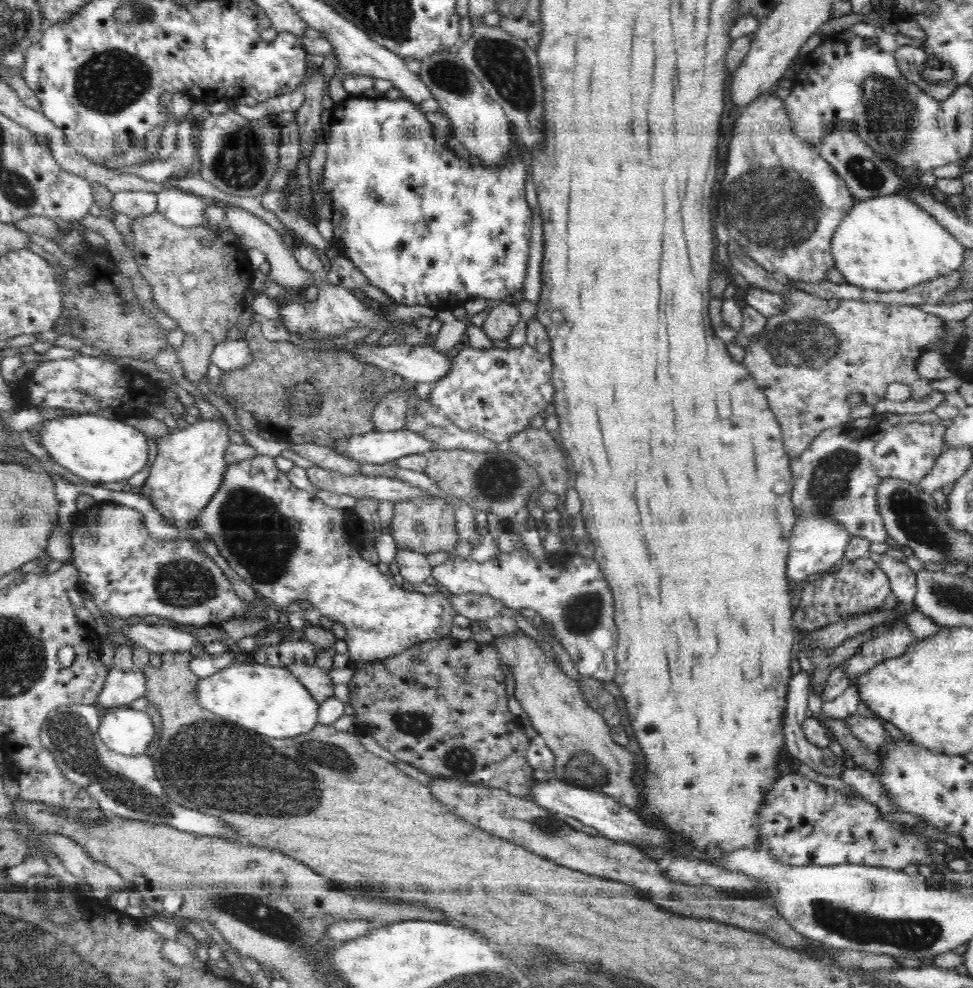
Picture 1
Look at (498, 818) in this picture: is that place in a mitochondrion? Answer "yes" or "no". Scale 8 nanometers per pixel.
no

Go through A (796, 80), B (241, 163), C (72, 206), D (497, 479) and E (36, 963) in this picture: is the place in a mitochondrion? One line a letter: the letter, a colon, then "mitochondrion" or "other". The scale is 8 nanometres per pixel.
A: other
B: mitochondrion
C: other
D: mitochondrion
E: mitochondrion

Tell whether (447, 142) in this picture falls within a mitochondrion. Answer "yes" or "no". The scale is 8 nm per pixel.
no

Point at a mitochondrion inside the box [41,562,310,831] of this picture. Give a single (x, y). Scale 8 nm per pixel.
(71, 737)

